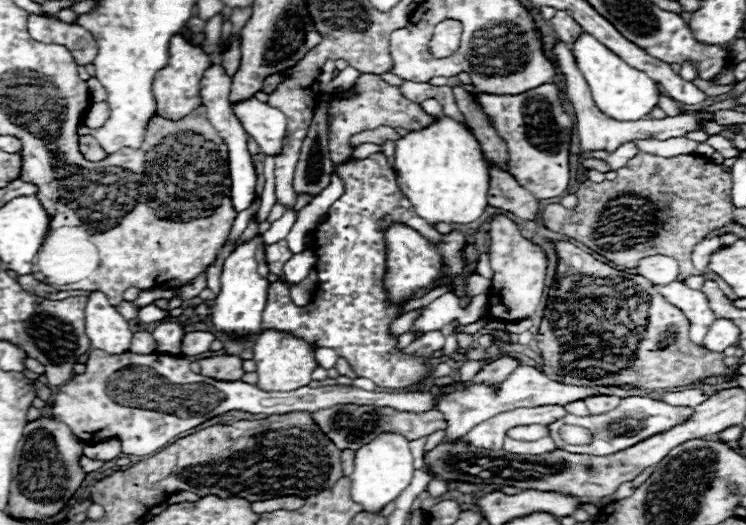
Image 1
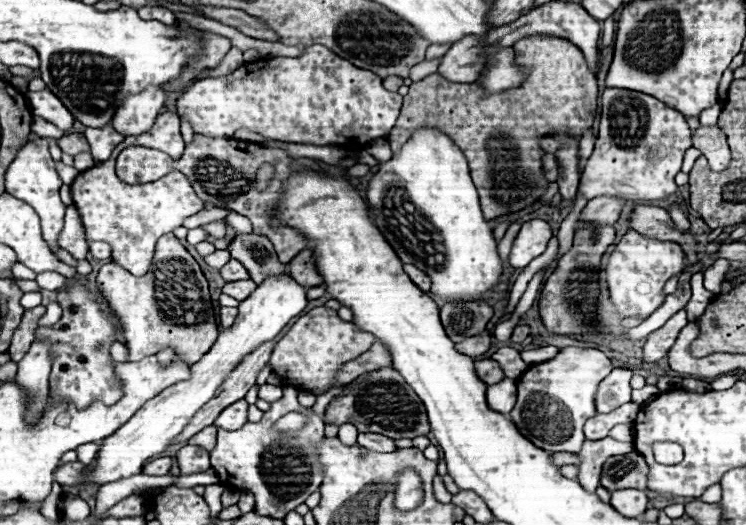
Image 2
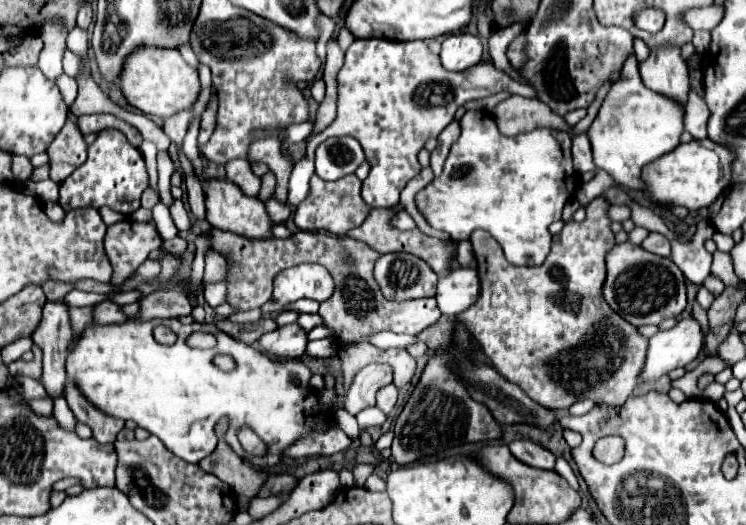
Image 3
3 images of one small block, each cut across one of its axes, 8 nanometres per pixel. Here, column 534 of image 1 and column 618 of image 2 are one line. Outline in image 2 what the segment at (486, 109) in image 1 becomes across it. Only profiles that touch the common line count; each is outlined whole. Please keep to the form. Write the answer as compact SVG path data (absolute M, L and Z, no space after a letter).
M606 88L602 94L600 134L588 158L580 190L586 198L620 196L624 200L662 200L676 194L674 176L682 168L682 156L692 146L686 118L654 96Z

